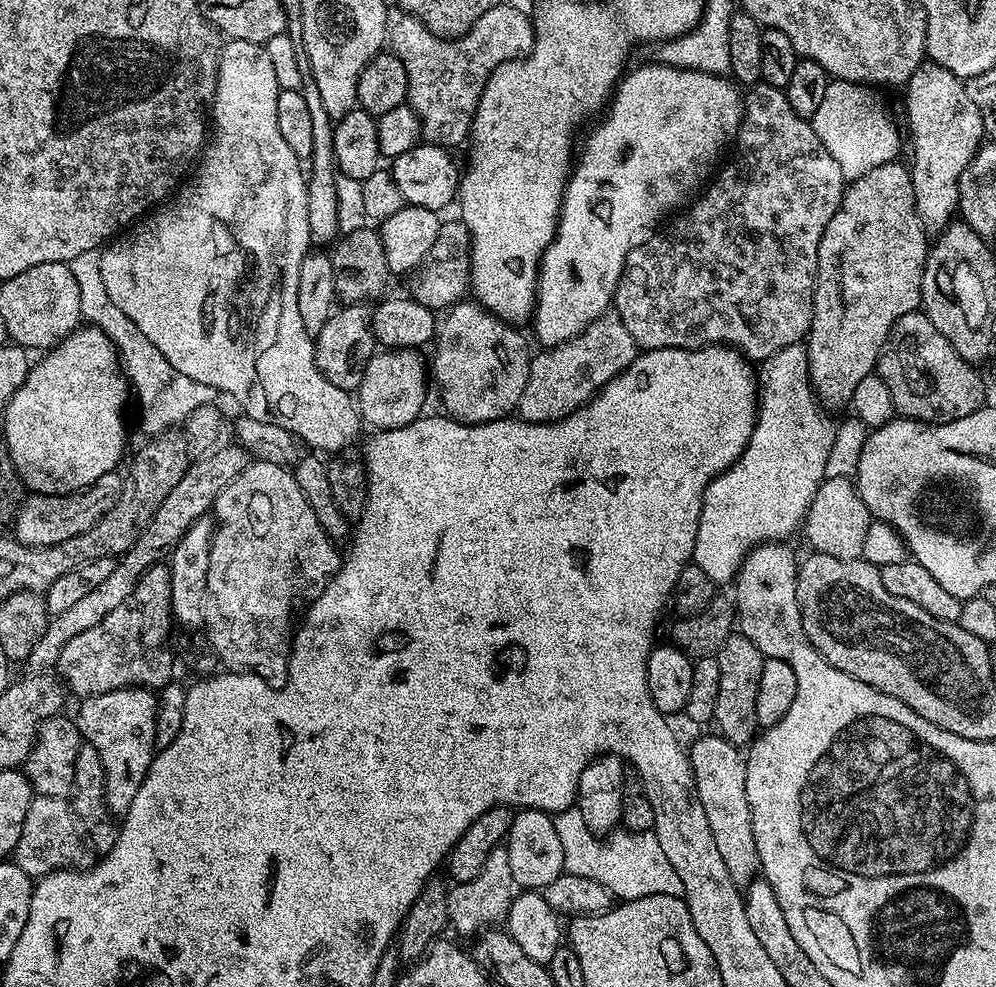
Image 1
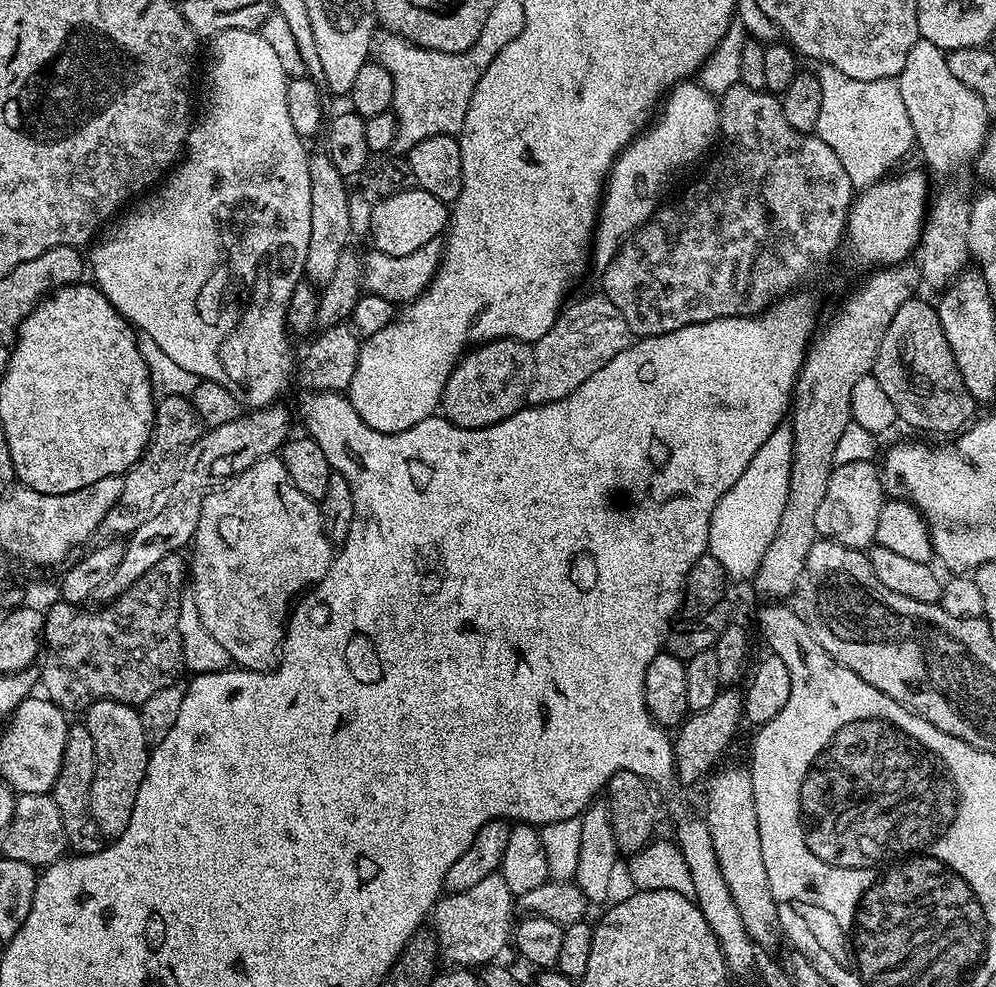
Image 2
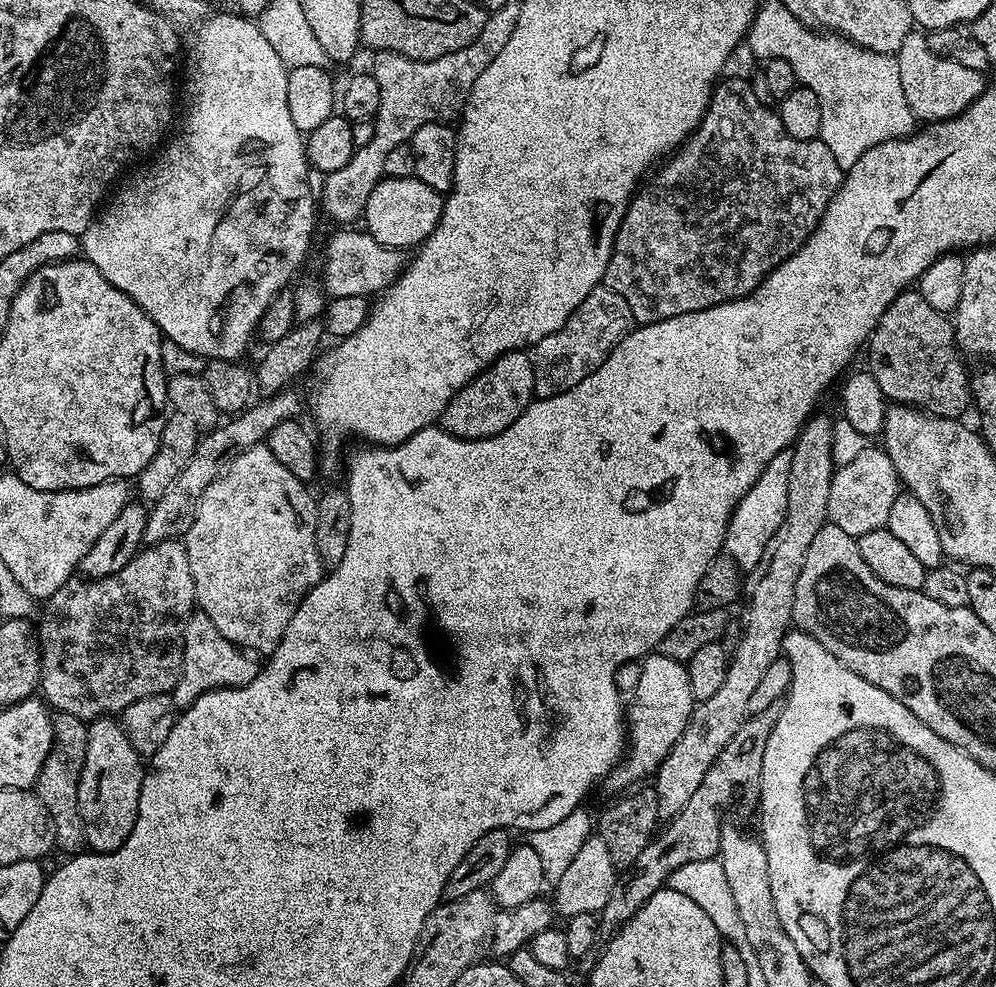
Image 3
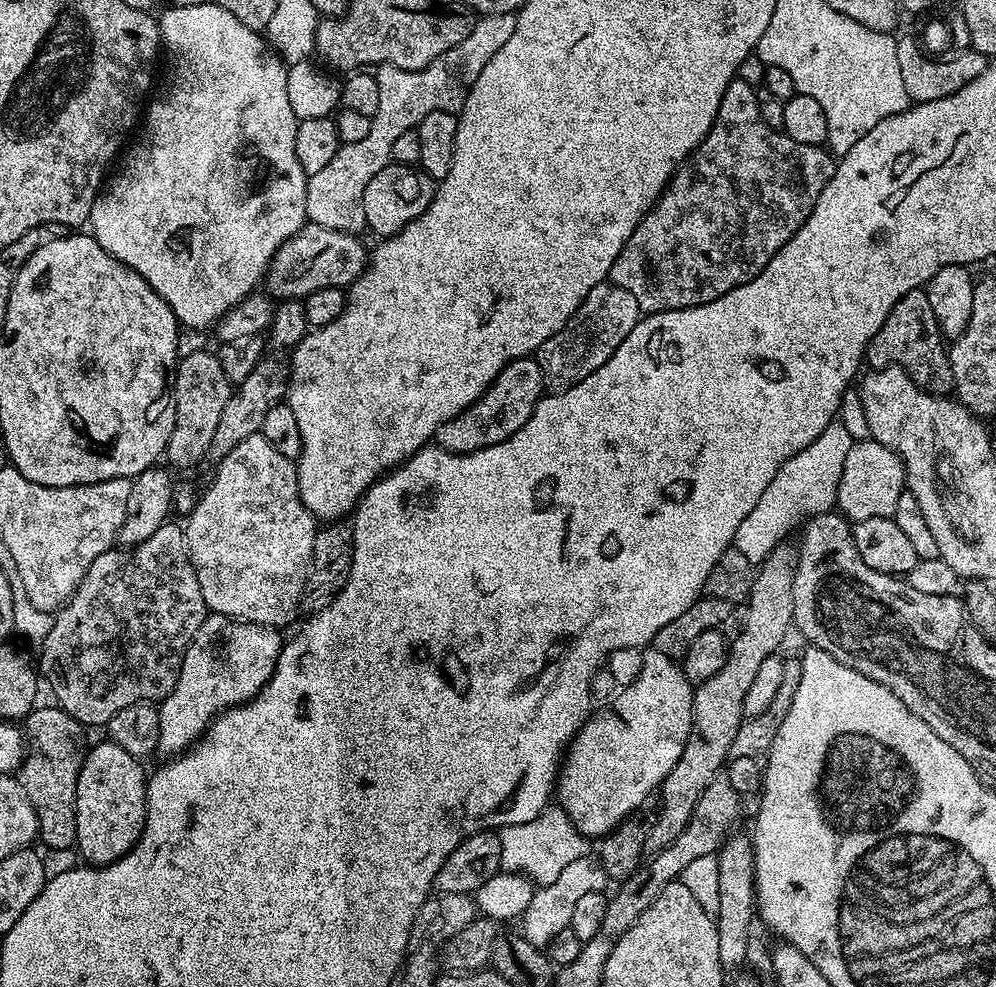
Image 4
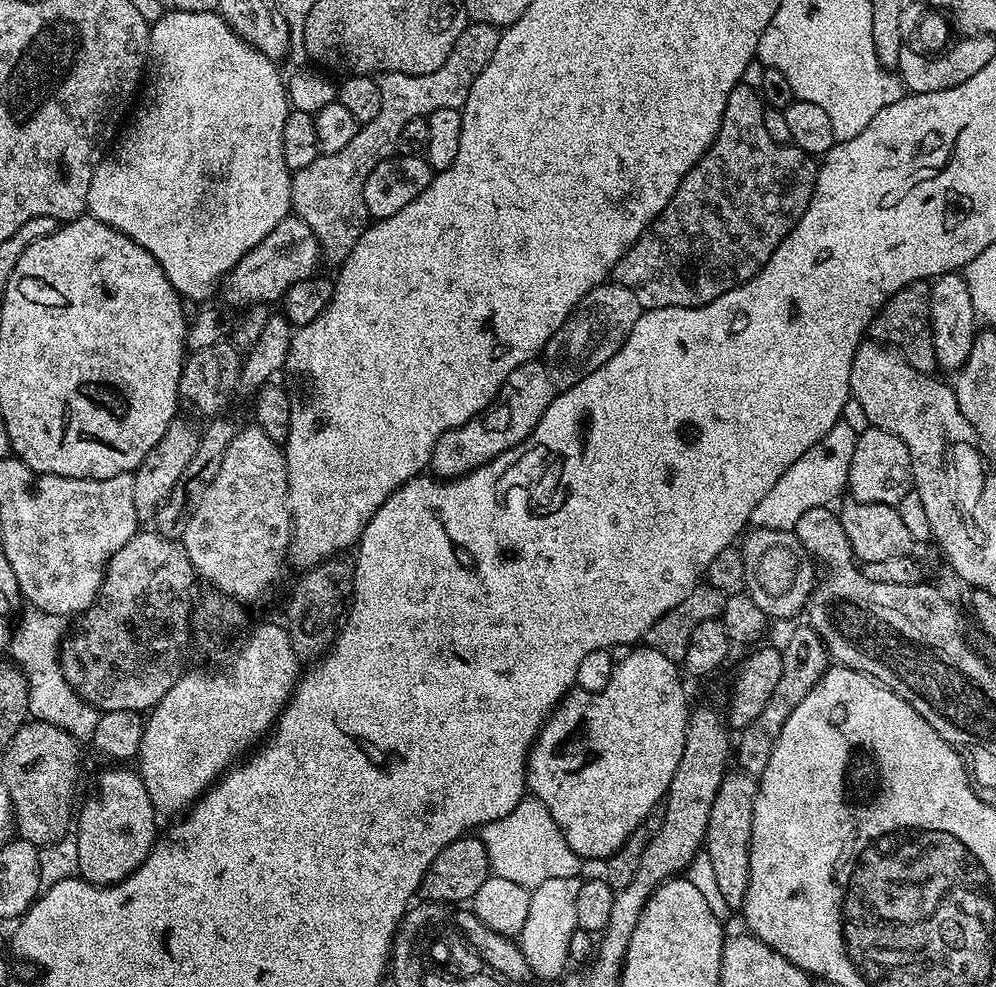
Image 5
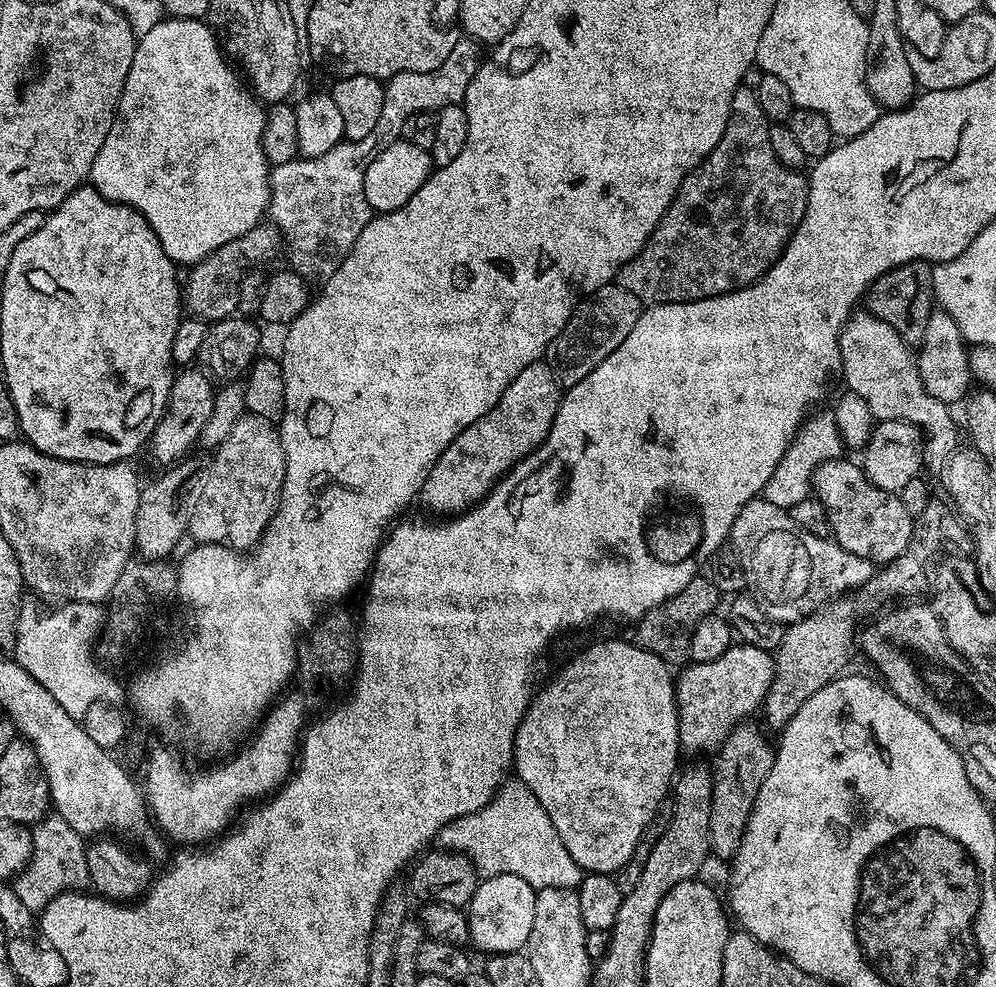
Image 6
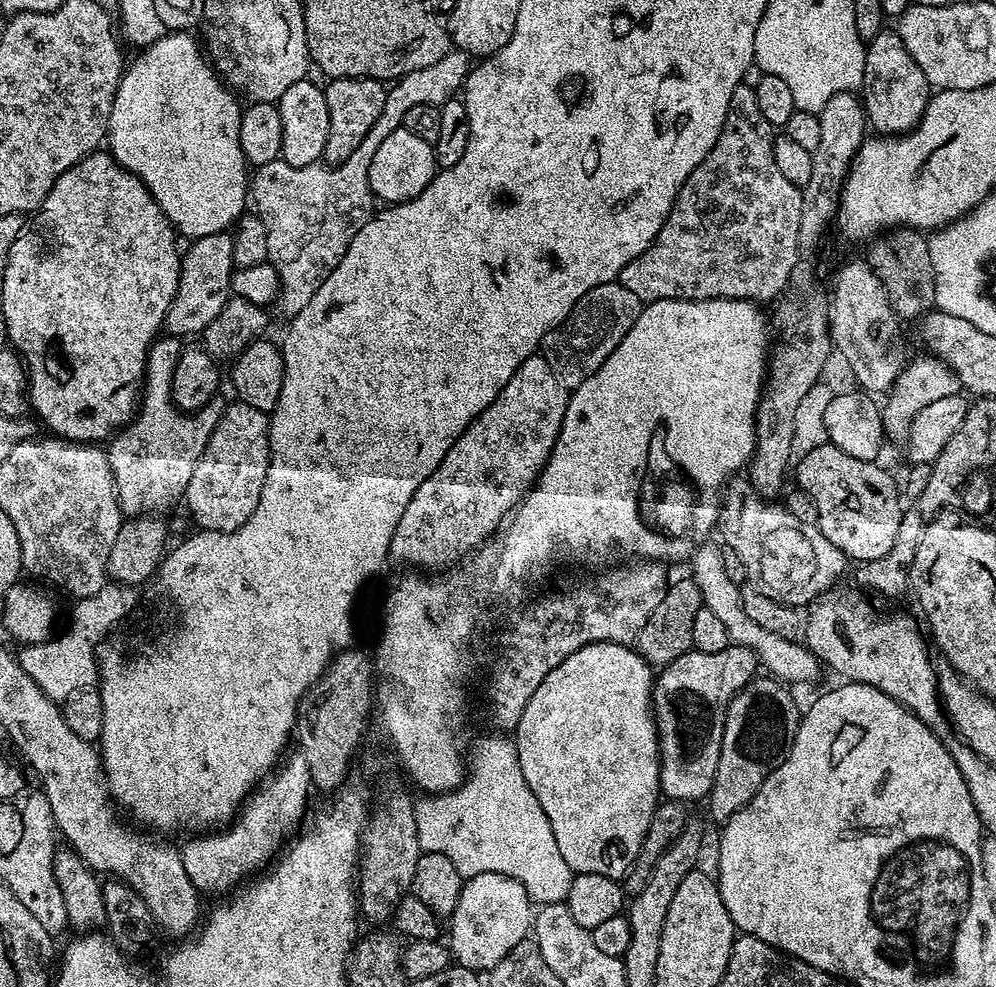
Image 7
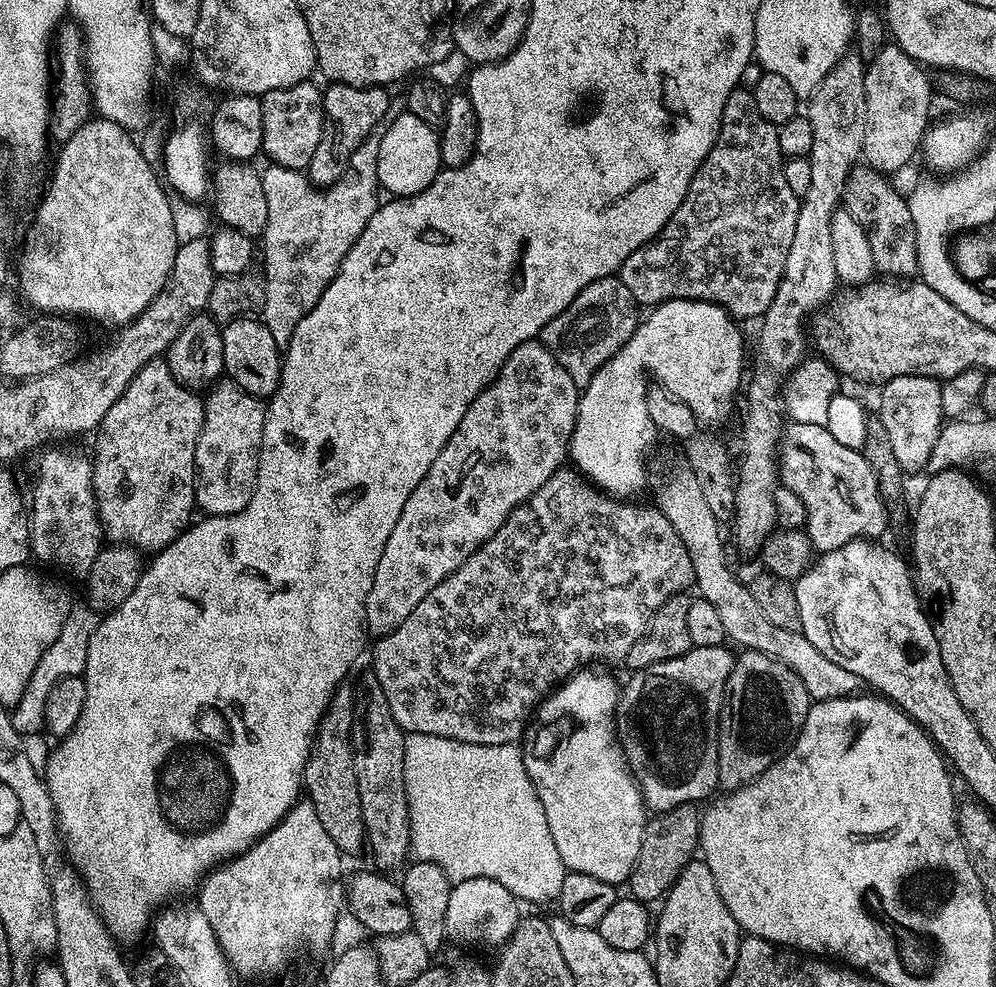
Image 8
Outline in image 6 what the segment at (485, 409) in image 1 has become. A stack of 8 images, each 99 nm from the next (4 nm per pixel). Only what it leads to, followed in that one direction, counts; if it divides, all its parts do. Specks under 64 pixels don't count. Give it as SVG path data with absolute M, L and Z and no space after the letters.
M537 362L526 366L506 394L478 422L466 426L450 446L434 462L426 482L420 487L419 503L429 508L429 513L451 518L467 512L472 505L487 496L500 477L505 476L519 460L525 460L539 448L546 438L560 405L562 385L556 380L548 365Z

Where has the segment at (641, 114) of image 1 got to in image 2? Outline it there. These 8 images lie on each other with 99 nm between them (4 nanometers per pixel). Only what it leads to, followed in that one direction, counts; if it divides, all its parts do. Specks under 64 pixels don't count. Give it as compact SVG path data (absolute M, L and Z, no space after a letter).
M681 82L668 89L654 119L620 151L608 171L590 249L591 259L597 260L597 265L609 264L621 244L651 220L665 199L664 191L675 182L676 175L686 171L708 147L713 147L712 135L715 137L719 131L717 97L696 82Z

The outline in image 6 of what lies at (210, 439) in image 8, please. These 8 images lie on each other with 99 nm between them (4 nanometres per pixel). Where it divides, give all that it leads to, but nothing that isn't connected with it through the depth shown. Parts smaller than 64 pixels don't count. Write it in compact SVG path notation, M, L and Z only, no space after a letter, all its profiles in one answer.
M245 414L210 456L201 485L189 503L188 536L196 544L223 544L233 550L251 550L260 543L276 512L284 481L284 451L277 425Z

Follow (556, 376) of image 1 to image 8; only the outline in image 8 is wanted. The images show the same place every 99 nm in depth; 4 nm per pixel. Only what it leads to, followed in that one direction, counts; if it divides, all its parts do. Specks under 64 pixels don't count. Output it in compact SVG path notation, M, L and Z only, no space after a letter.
M607 276L598 282L590 282L558 318L546 322L538 340L548 347L550 354L574 378L576 387L583 389L590 378L602 367L630 337L642 319L641 309L634 294L616 276Z

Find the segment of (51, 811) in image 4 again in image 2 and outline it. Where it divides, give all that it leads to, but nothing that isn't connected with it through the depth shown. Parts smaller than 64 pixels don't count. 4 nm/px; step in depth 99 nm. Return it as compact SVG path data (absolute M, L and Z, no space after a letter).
M83 722L73 723L68 729L66 750L62 754L62 770L58 770L58 778L54 782L50 795L52 801L58 806L58 814L62 816L64 837L68 839L68 848L76 854L99 852L102 847L102 837L88 805L88 795L95 769L94 738L90 738L90 730Z

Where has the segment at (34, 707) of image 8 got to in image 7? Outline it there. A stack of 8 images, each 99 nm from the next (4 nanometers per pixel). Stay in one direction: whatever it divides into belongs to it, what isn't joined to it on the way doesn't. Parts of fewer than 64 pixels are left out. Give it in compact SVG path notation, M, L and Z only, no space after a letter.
M109 582L97 596L86 596L73 603L76 605L72 608L72 621L60 637L57 635L43 644L30 644L19 649L20 665L51 700L63 702L74 693L93 687L98 676L98 649L115 629L112 627L131 610L136 592L135 587Z

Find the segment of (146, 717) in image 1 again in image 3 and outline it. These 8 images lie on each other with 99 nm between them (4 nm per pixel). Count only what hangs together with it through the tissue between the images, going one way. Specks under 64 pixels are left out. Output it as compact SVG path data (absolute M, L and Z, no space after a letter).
M101 716L99 720L88 724L86 762L82 762L82 778L78 782L78 810L82 814L84 838L91 851L113 852L122 847L126 838L130 838L130 830L134 830L134 822L138 818L138 794L142 790L145 771L142 757L134 750L134 746L130 746L130 738L126 736L124 725L119 719Z

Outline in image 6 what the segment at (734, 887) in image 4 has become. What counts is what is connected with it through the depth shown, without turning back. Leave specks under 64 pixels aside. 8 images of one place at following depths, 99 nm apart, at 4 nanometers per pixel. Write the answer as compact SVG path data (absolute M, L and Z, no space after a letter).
M752 723L737 724L715 753L716 764L711 765L712 801L708 842L711 855L721 856L724 862L731 861L736 855L740 839L744 836L748 819L754 810L754 798L758 798L758 790L762 790L762 782L766 782L766 774L770 774L770 766L774 766L776 757L773 741L768 741L760 733L759 723Z

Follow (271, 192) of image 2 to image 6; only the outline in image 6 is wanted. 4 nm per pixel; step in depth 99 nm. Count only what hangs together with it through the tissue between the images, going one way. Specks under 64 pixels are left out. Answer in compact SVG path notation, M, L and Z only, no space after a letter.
M163 18L152 30L147 30L136 41L134 62L130 62L130 74L126 74L126 86L122 90L116 107L116 118L106 134L106 142L102 142L102 150L98 150L98 155L92 163L91 187L98 189L106 199L114 204L128 204L139 210L146 218L146 222L150 222L154 234L158 234L158 242L162 242L162 250L166 250L173 264L191 266L202 262L210 254L214 254L214 250L218 250L226 242L234 242L234 238L242 238L246 230L250 230L255 224L265 219L272 189L268 185L270 165L262 150L265 115L265 105L257 99L251 87L241 79L237 69L226 59L215 31L203 19Z

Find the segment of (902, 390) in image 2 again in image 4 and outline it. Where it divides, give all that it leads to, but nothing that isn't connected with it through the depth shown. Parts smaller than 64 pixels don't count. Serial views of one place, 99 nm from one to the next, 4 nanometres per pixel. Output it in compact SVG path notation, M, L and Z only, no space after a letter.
M915 288L910 290L910 294L902 294L902 298L898 298L898 302L894 306L894 310L890 310L890 314L886 314L886 322L882 322L882 330L878 330L878 334L874 334L874 338L868 344L868 351L866 353L866 364L869 369L875 370L878 368L901 368L904 373L912 379L916 385L922 390L931 392L934 396L948 396L953 391L954 374L951 373L951 364L948 361L949 349L946 347L946 337L940 333L938 326L938 318L934 318L934 310L930 306L930 298L924 288Z

